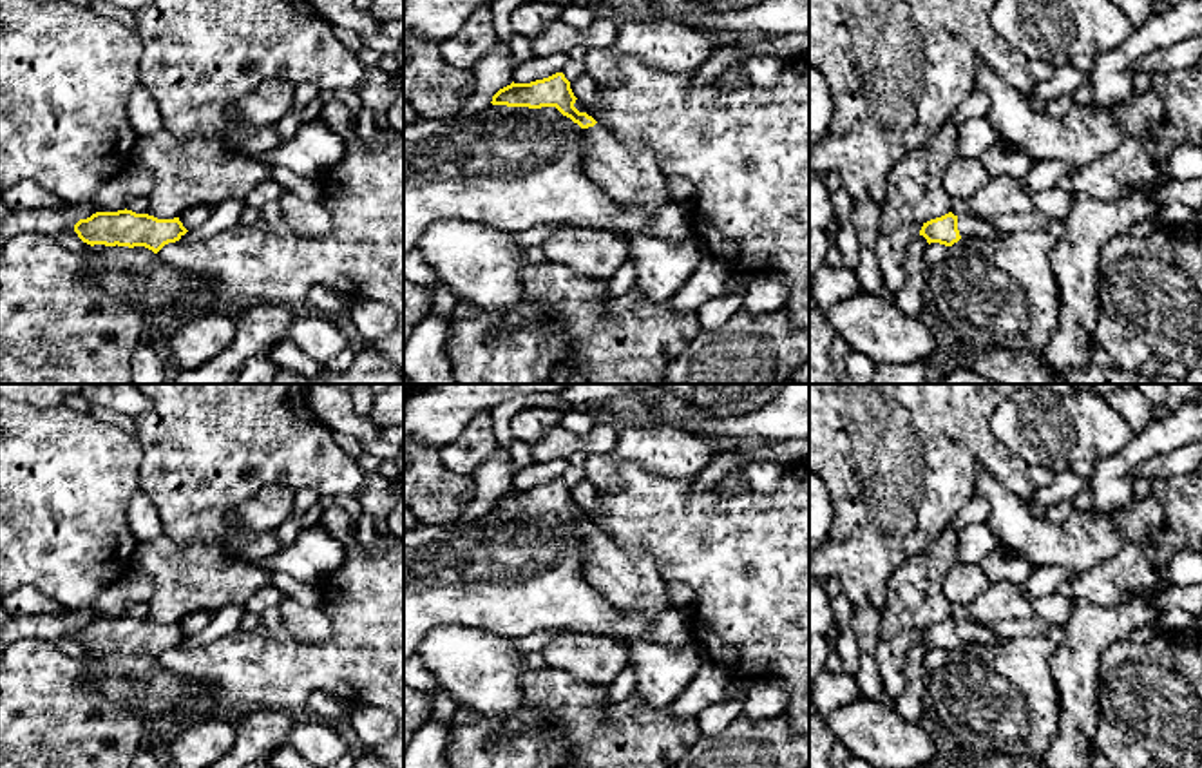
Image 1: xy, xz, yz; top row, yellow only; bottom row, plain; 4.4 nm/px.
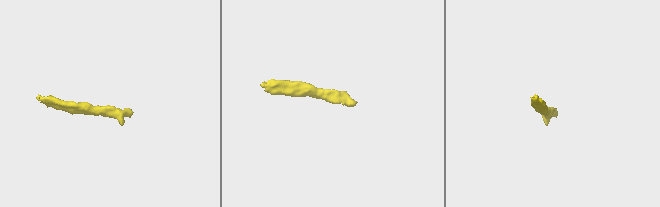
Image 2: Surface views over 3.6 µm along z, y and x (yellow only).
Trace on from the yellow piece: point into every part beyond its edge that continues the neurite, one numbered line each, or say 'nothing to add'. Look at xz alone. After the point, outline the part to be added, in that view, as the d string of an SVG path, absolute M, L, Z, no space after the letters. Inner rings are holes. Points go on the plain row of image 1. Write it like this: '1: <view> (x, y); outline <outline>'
1: xz (627, 576); outline M599 527L583 534L581 549L585 578L612 607L650 621L672 609L666 581L643 549L621 545Z

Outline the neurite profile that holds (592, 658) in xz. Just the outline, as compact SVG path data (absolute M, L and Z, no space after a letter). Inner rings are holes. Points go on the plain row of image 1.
M567 629L559 630L541 654L547 667L596 686L612 685L623 670L634 665L626 639Z

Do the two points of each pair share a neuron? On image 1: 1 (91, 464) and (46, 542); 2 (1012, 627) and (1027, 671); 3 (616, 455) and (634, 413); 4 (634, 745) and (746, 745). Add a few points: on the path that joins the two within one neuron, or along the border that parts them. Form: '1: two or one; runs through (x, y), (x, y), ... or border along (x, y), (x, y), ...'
1: one; runs through (71, 484), (46, 509), (46, 522)
2: two; border along (1045, 634), (1000, 638)
3: two; border along (674, 424), (623, 424), (620, 428)
4: two; border along (703, 738), (690, 748)

